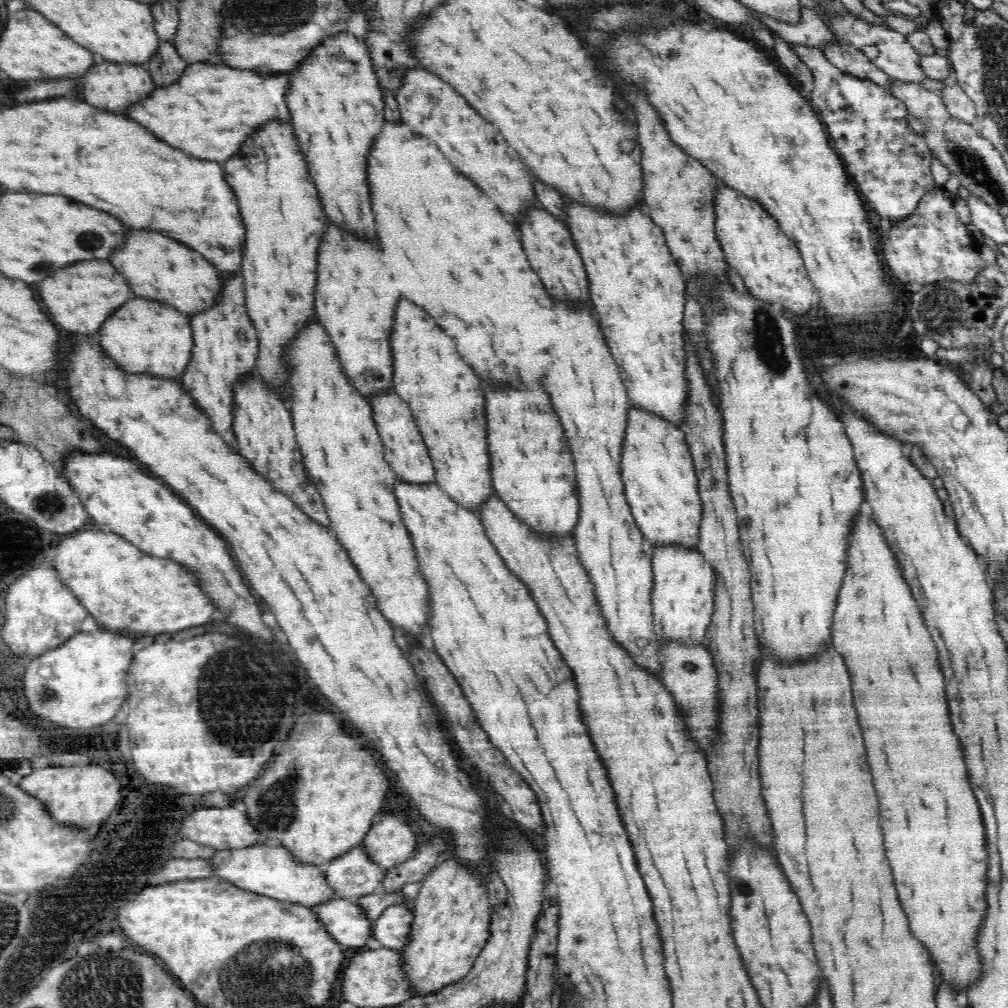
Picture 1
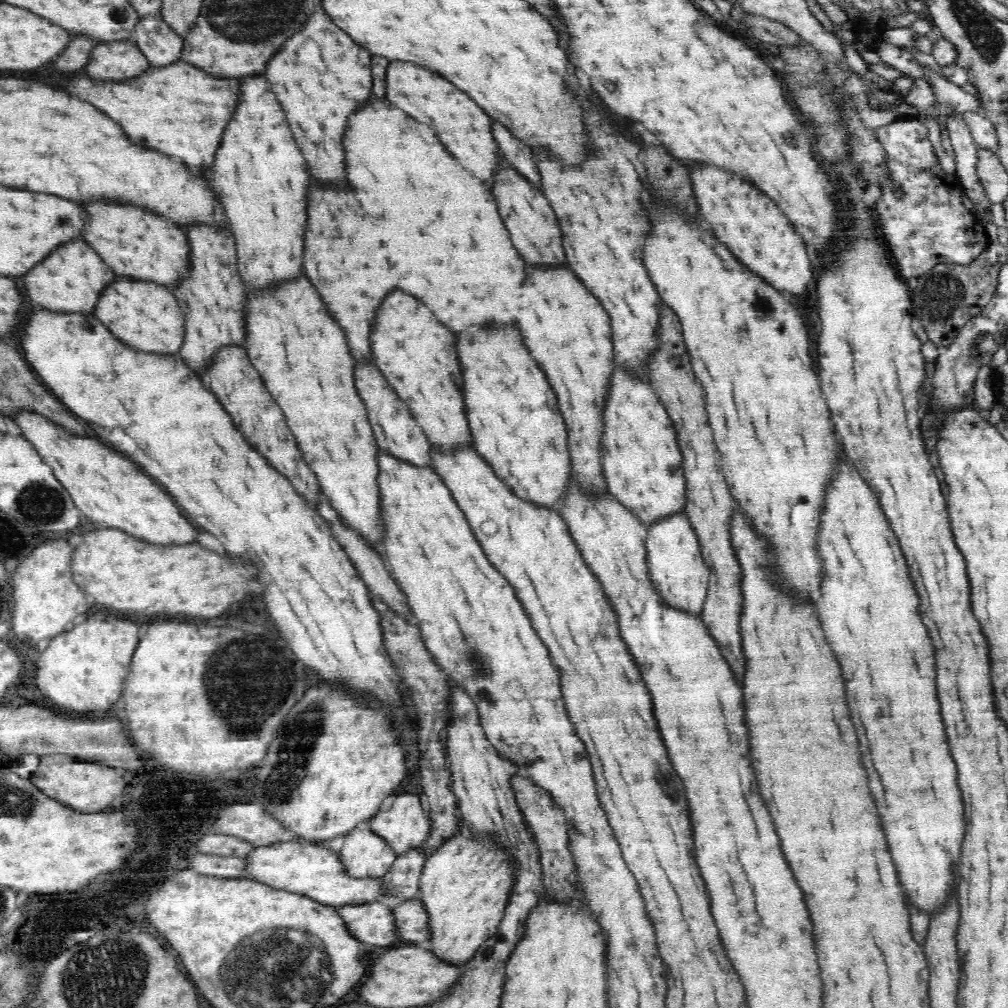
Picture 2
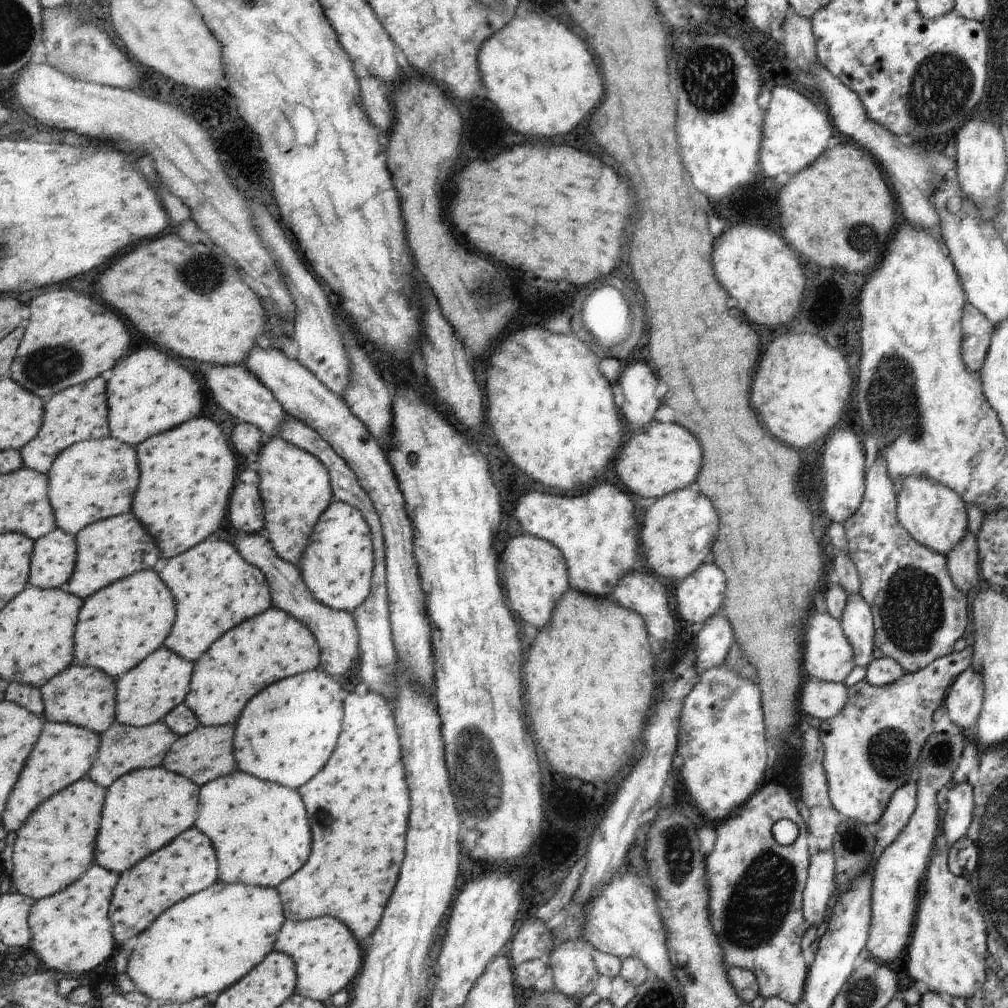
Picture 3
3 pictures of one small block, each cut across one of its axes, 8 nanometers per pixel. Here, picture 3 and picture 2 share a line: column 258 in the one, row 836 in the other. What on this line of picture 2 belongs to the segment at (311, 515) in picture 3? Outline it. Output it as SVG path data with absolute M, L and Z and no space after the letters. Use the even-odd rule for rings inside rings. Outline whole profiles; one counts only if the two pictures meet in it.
M470 834L449 838L424 863L418 884L418 898L428 915L432 954L450 964L462 966L474 958L478 948L494 936L503 919L512 869L492 843L478 843Z

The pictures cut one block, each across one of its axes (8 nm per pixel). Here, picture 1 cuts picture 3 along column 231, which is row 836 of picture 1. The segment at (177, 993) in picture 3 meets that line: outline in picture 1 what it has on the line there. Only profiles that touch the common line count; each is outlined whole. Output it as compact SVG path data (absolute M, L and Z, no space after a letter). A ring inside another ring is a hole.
M860 514L848 553L850 568L846 574L848 580L844 580L844 588L840 590L842 598L836 614L834 646L852 672L854 702L860 714L868 762L880 798L880 820L888 860L900 904L908 916L910 932L928 950L940 982L953 992L953 996L962 996L982 982L986 972L984 956L978 948L980 932L990 912L990 849L983 813L970 784L962 744L950 722L946 684L938 664L935 642L930 640L918 604L900 576L901 568L879 525Z

